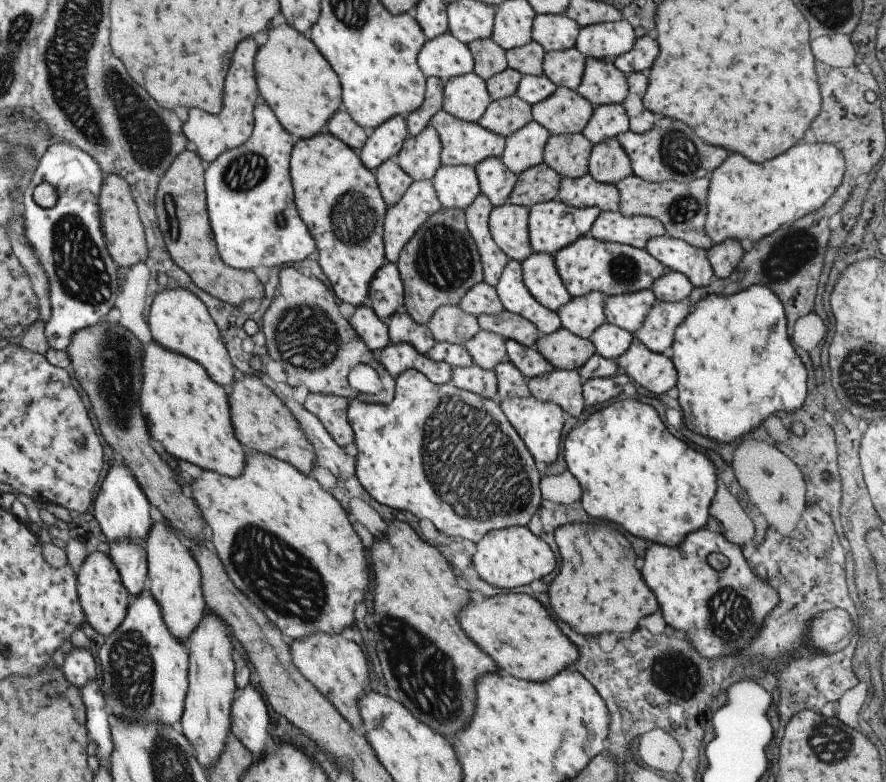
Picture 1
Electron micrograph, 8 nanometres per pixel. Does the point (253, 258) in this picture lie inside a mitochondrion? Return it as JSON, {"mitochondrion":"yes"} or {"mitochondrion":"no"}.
{"mitochondrion":"no"}

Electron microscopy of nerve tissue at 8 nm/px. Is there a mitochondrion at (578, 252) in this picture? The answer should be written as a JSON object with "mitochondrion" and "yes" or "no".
{"mitochondrion":"no"}

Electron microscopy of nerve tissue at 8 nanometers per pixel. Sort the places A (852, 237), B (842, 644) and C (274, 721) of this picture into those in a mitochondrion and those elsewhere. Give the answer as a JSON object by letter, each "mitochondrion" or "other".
{"A":"other","B":"other","C":"other"}

